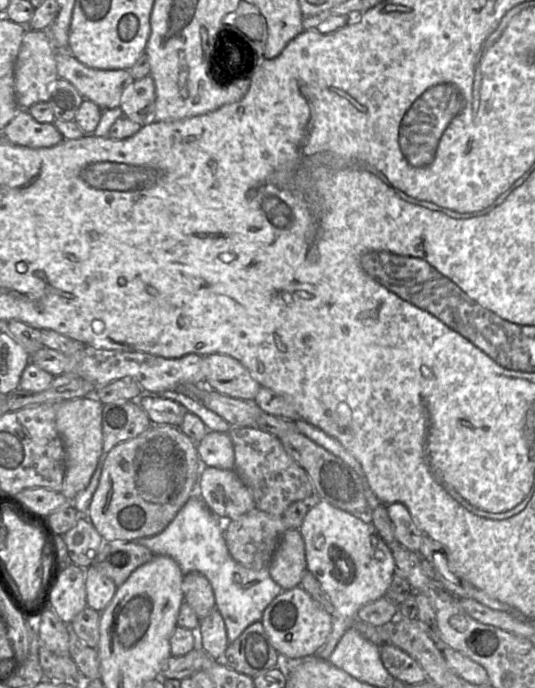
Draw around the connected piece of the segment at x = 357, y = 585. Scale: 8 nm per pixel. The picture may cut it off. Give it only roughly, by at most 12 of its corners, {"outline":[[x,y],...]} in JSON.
{"outline":[[315,497],[299,531],[335,610],[329,659],[396,571],[371,521]]}

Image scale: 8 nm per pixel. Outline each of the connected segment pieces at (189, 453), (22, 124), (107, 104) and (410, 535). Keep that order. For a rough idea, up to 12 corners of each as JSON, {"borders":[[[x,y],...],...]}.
{"borders":[[[157,425],[106,454],[85,516],[154,536],[192,495],[197,444]],[[19,109],[3,130],[6,141],[33,149],[64,140],[53,123]],[[56,52],[59,78],[102,110],[120,107],[134,81]],[[400,502],[387,505],[395,538],[418,553],[425,533]]]}

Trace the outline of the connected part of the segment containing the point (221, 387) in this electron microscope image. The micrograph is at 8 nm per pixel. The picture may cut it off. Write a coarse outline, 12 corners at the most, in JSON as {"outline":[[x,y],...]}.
{"outline":[[229,355],[204,356],[206,387],[254,400],[261,385]]}

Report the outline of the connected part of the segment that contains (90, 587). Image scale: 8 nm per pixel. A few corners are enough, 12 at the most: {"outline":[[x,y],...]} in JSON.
{"outline":[[92,565],[85,569],[87,606],[98,612],[117,590],[113,580]]}

